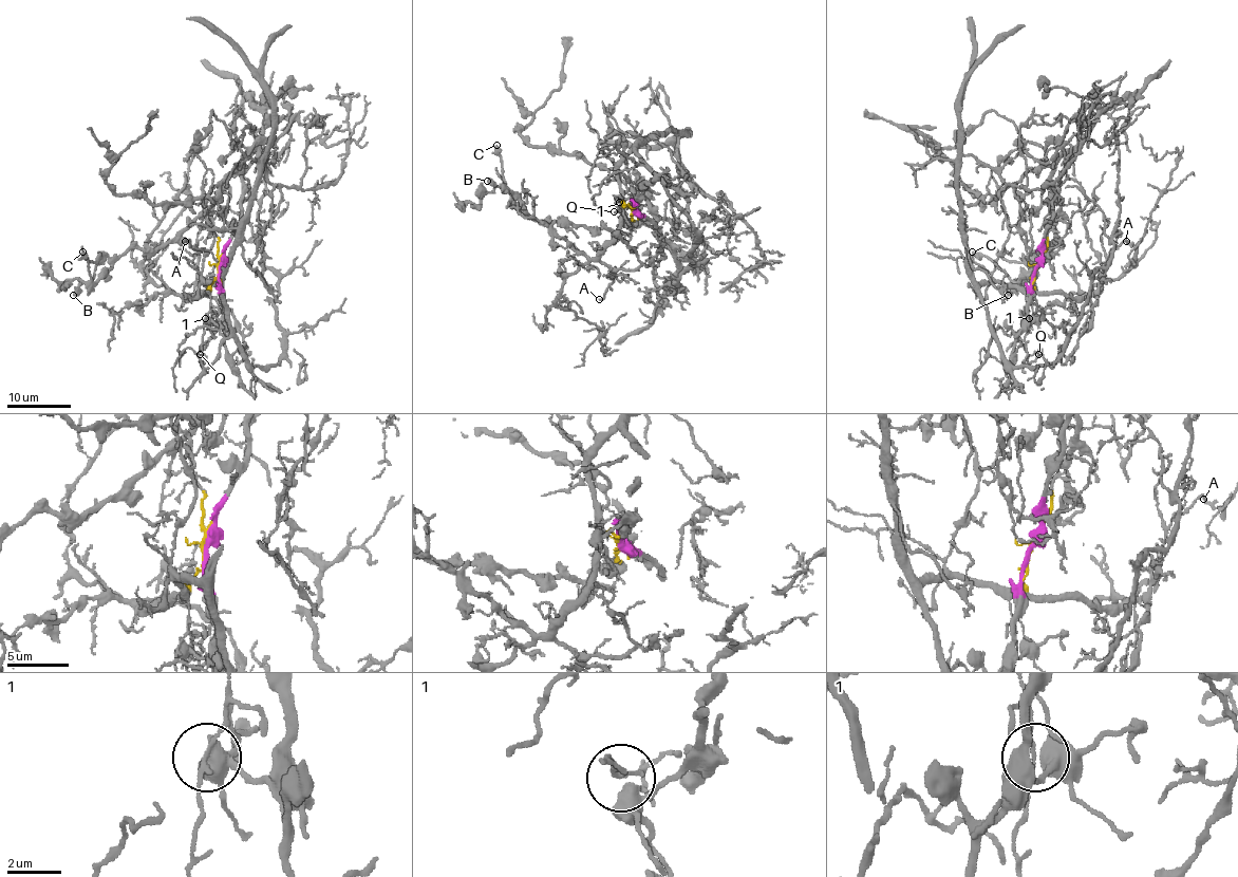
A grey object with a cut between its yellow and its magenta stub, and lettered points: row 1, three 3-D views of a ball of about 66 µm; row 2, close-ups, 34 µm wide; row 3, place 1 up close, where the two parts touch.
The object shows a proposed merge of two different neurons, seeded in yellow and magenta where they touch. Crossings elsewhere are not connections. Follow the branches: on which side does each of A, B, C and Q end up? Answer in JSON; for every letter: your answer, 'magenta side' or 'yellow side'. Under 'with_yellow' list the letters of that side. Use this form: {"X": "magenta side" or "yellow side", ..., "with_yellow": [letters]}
{"A": "yellow side", "B": "magenta side", "C": "magenta side", "Q": "yellow side", "with_yellow": ["A", "Q"]}

